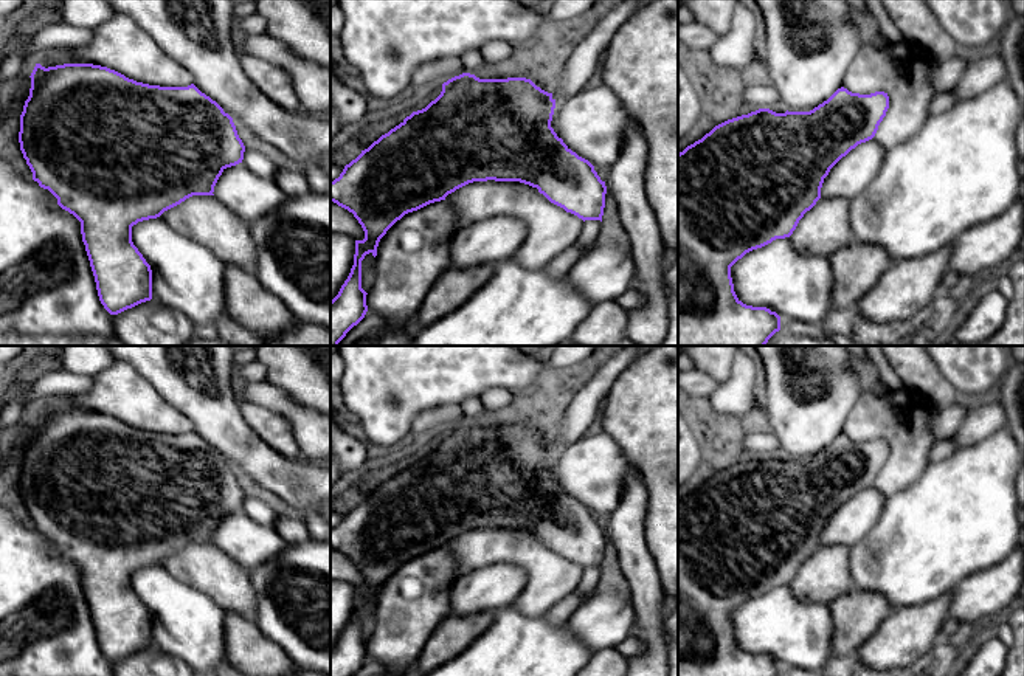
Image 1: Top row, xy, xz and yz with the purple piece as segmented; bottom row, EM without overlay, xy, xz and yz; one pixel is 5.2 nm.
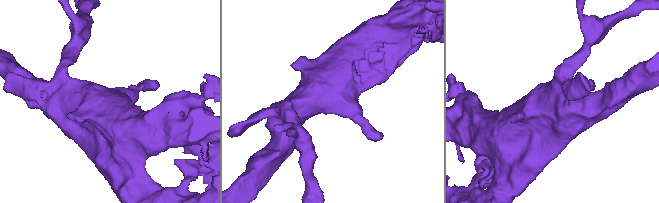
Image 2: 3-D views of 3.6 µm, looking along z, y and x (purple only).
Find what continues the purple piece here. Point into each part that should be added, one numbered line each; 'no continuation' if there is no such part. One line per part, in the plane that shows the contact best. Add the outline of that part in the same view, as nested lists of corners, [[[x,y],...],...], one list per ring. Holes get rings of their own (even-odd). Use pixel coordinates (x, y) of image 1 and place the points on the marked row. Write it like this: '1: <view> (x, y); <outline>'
no continuation

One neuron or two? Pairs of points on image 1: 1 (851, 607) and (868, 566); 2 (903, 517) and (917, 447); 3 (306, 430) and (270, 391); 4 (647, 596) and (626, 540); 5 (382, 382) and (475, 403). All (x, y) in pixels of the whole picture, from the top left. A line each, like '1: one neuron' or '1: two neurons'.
1: two neurons
2: two neurons
3: one neuron
4: one neuron
5: two neurons

